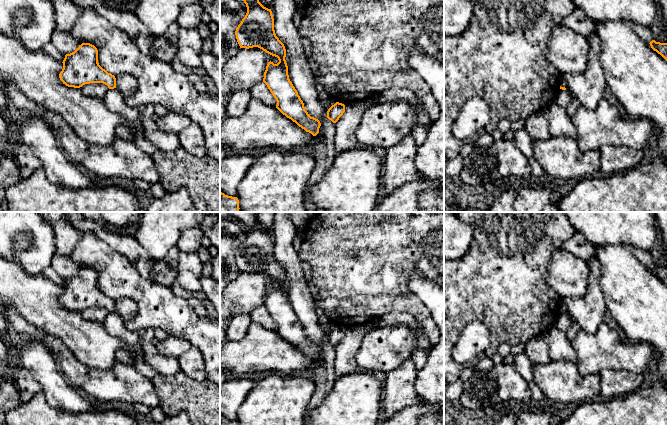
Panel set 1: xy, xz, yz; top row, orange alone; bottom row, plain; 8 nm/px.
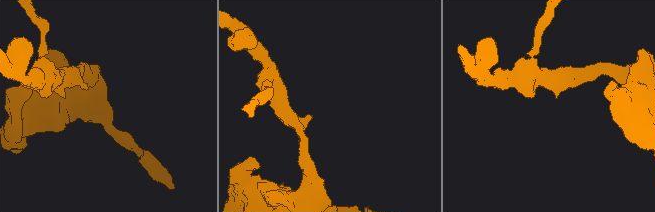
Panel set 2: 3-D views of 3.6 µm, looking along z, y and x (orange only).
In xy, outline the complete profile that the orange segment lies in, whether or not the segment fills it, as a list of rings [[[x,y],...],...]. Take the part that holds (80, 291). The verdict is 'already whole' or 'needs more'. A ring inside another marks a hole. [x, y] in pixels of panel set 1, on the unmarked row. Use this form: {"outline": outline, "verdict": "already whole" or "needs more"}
{"outline": [[[82,267],[72,277],[66,278],[60,304],[68,311],[80,312],[85,308],[103,307],[116,312],[116,302],[98,287],[98,274],[90,267]]], "verdict": "already whole"}

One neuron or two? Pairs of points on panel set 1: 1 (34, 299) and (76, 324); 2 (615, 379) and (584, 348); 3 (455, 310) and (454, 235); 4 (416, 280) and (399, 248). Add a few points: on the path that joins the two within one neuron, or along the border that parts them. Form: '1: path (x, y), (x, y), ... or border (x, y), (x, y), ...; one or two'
1: path (44, 309), (56, 321), (66, 324); one
2: border (628, 371), (603, 369), (598, 374); two
3: border (471, 243), (468, 251), (460, 258), (454, 260); two
4: border (433, 280), (414, 272), (408, 281), (407, 287); two

